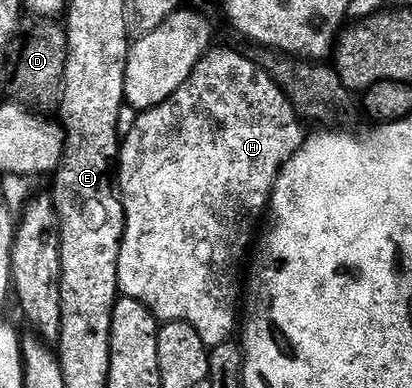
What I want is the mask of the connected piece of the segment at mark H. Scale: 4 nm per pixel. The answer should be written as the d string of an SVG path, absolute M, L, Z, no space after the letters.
M216 47L204 52L198 65L190 73L190 77L162 105L152 107L148 111L139 112L135 116L132 128L127 128L120 144L118 160L118 194L122 204L124 220L124 240L120 246L118 257L118 288L120 295L134 297L134 301L142 301L146 309L161 324L182 321L194 325L198 329L198 337L208 348L214 348L233 338L238 331L238 295L236 299L236 263L240 263L249 254L257 234L256 222L269 210L272 190L276 178L284 168L284 163L300 148L306 138L306 131L300 128L301 116L292 103L282 93L282 89L266 74L255 58L239 55L228 47Z

